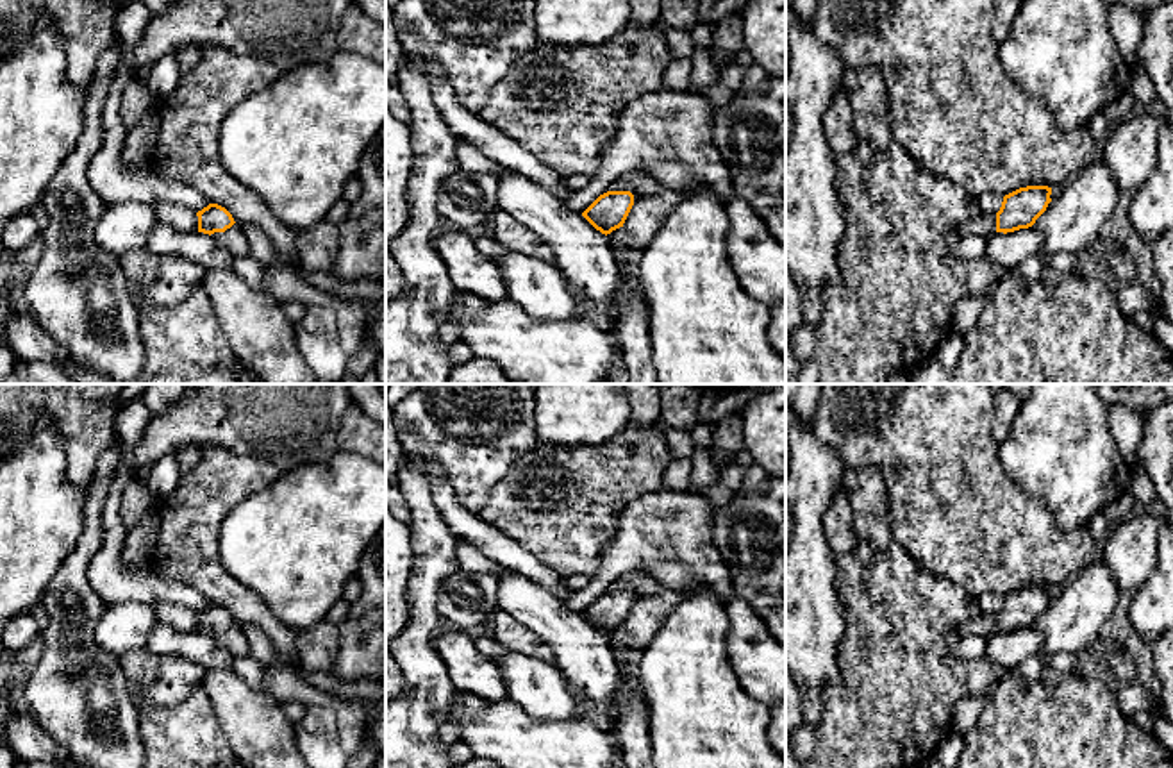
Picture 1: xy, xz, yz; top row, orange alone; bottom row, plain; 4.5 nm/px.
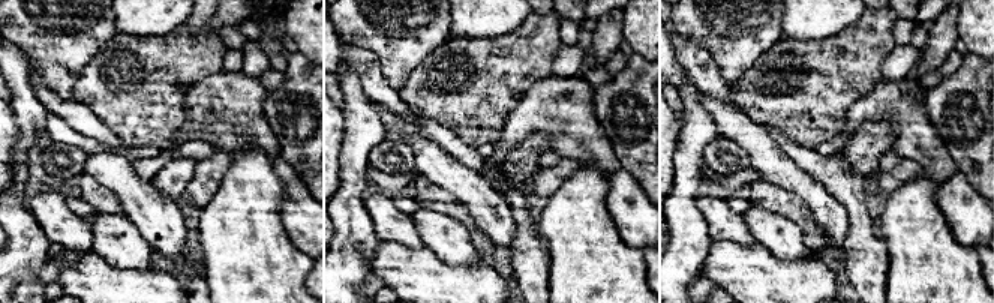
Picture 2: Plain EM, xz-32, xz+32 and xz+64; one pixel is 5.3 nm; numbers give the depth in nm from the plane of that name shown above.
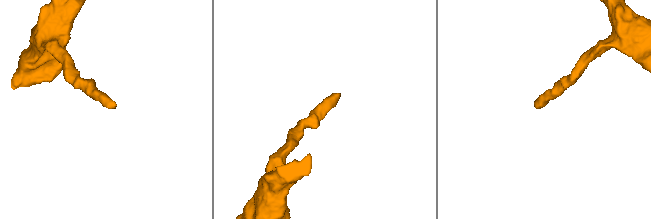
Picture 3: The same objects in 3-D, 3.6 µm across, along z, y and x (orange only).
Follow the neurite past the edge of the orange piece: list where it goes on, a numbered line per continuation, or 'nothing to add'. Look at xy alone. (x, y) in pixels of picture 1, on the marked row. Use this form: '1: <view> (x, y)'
1: xy (234, 240)

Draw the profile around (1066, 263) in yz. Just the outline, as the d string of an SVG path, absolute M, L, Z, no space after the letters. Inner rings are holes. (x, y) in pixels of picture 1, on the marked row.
M1057 252L1044 259L1044 266L1050 266L1061 273L1073 273L1078 266L1078 254Z

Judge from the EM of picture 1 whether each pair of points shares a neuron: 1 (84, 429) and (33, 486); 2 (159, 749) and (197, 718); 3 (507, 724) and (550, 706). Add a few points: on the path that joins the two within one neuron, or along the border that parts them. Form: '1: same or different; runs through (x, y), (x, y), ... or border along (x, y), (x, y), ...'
1: different; border along (41, 415), (63, 442), (65, 475), (84, 486)
2: same; runs through (168, 747), (188, 727)
3: different; border along (507, 697), (536, 718), (570, 718)

